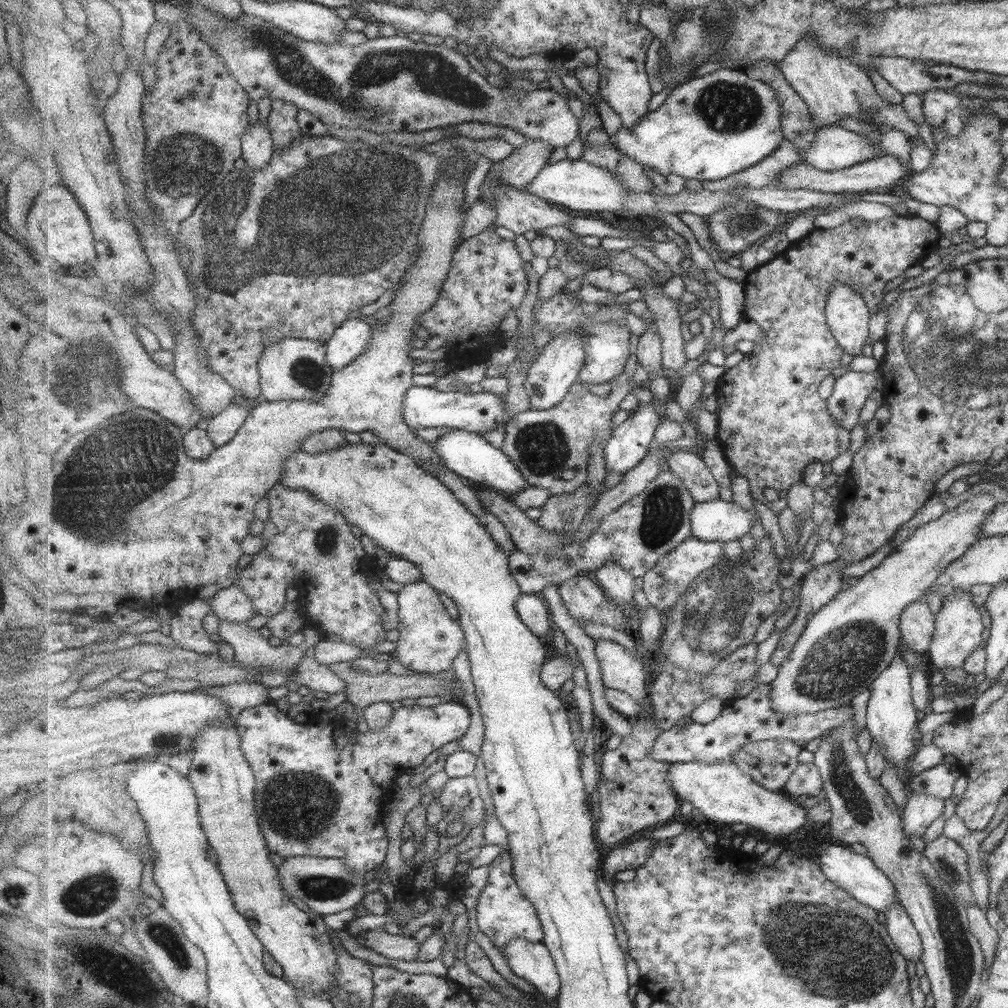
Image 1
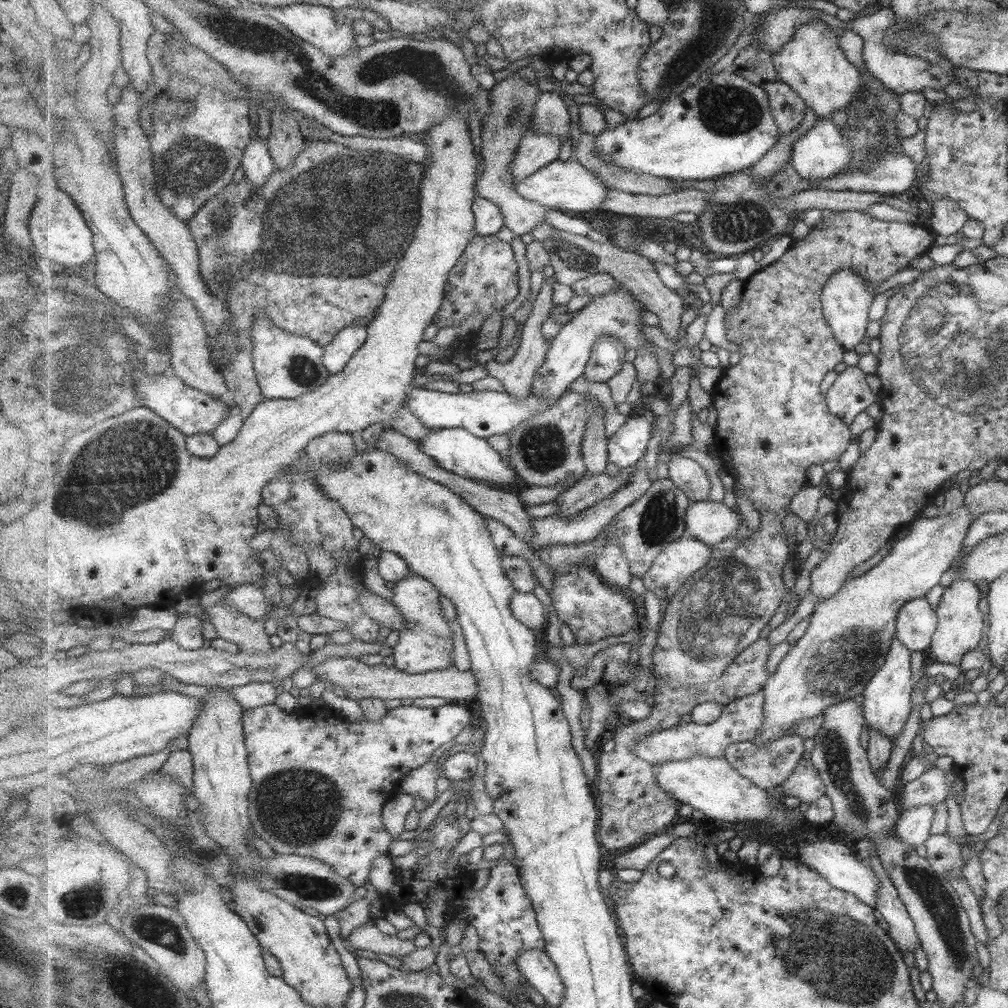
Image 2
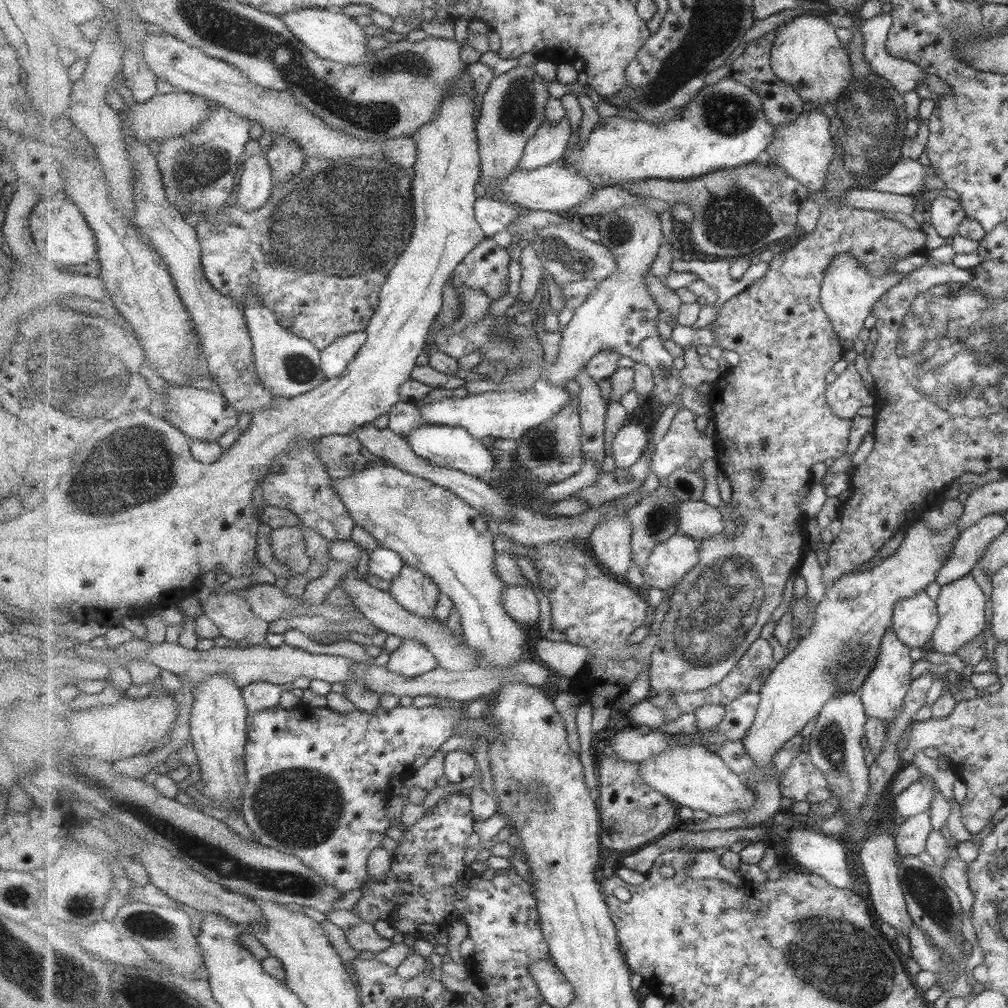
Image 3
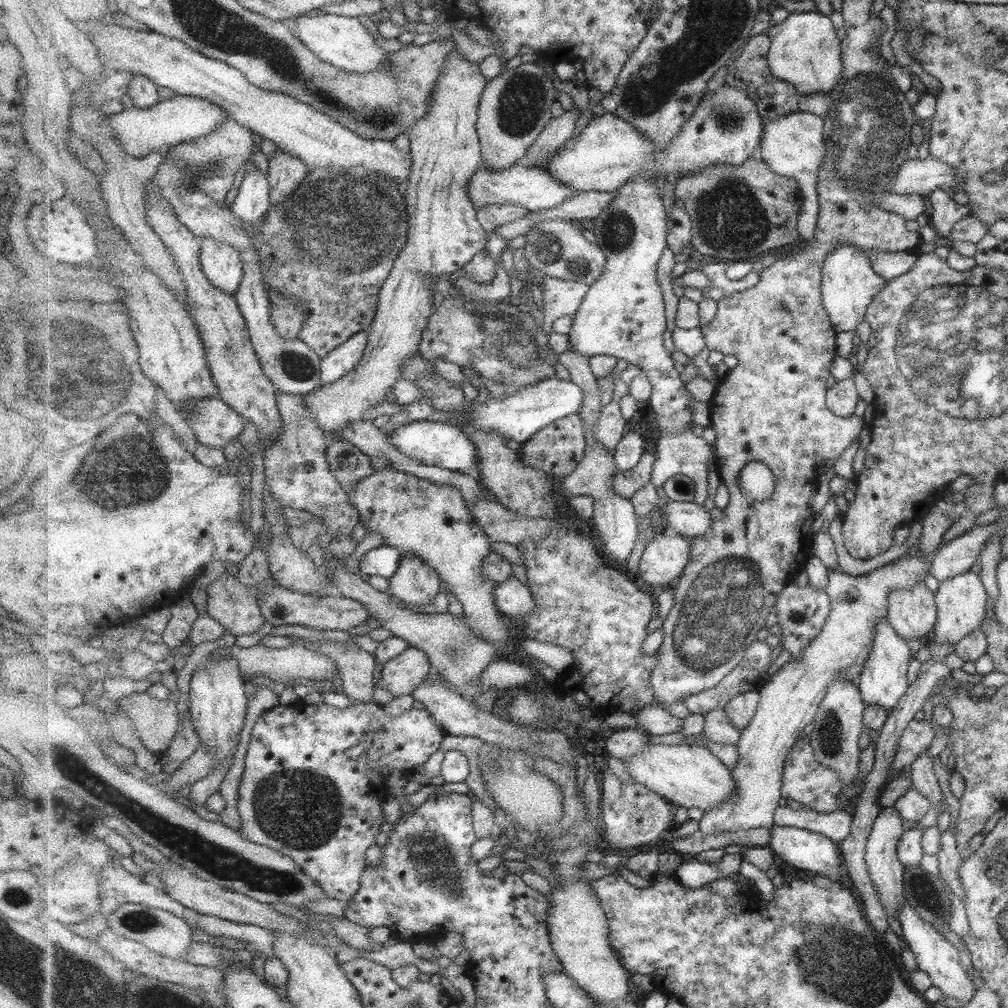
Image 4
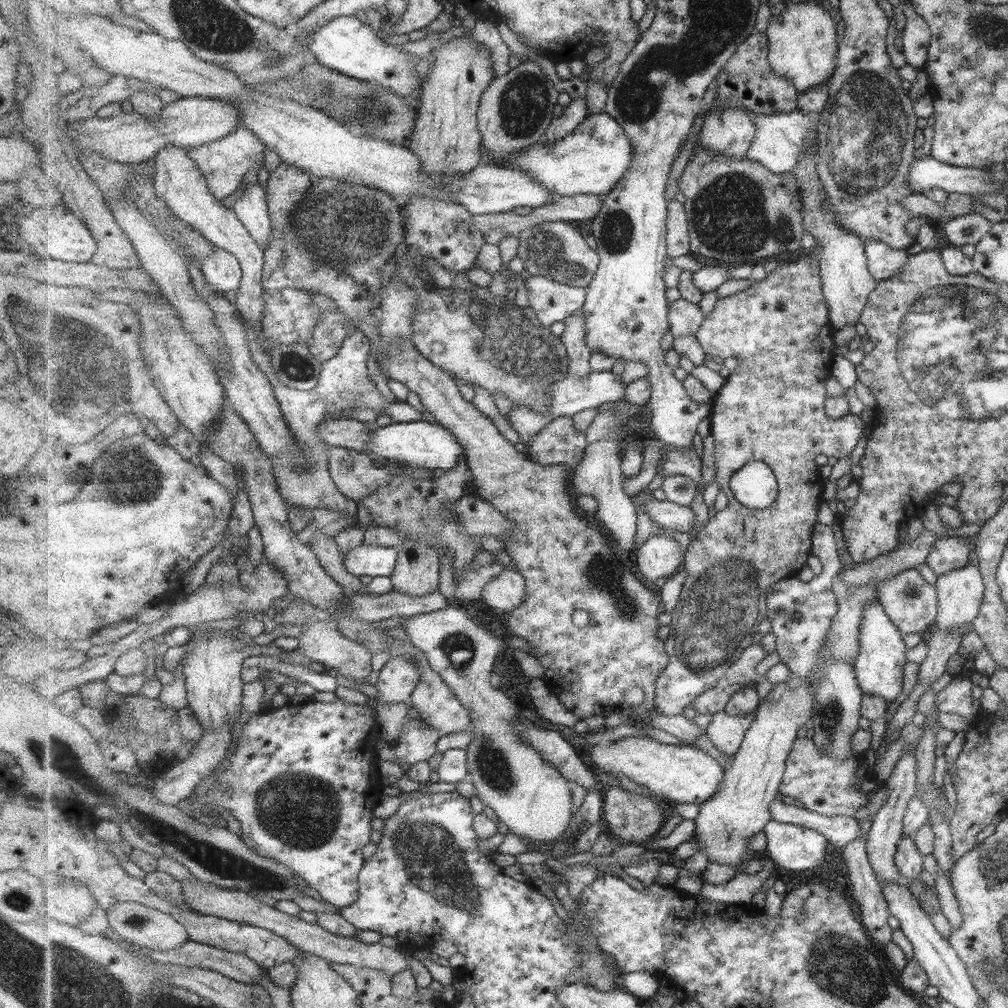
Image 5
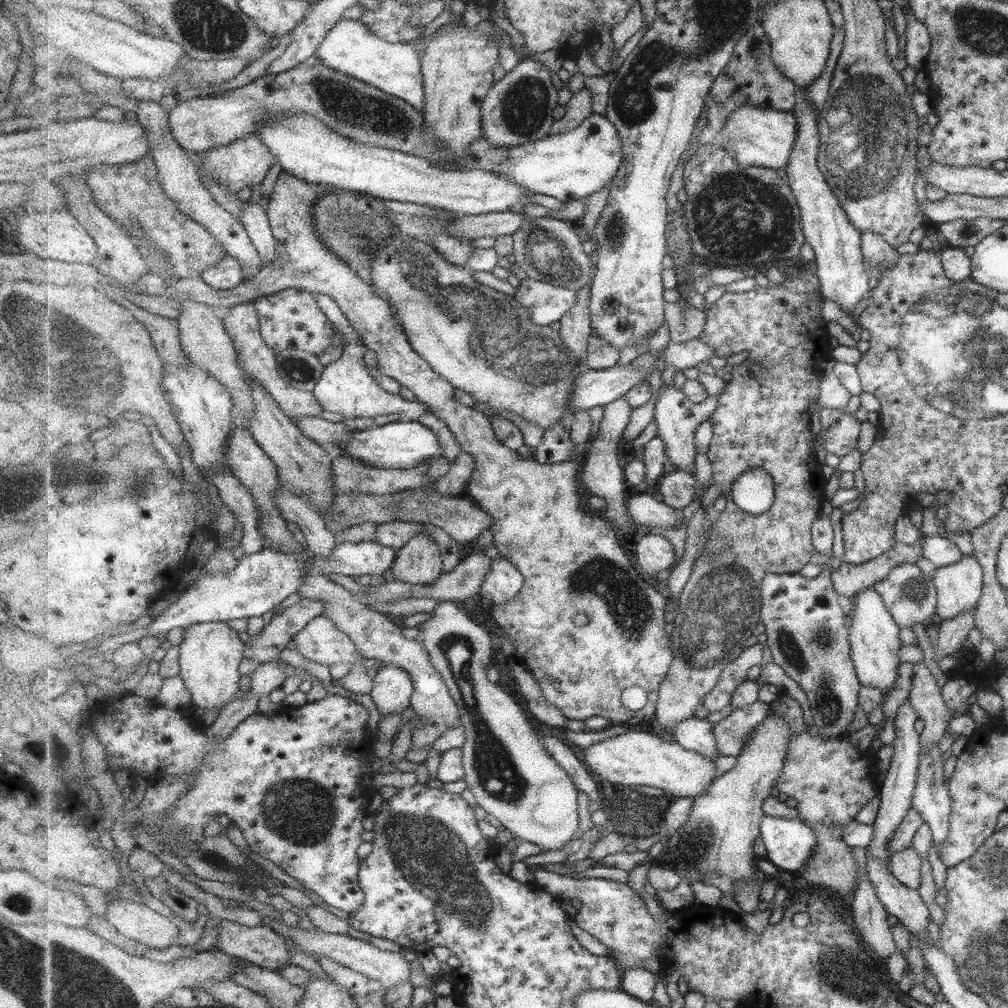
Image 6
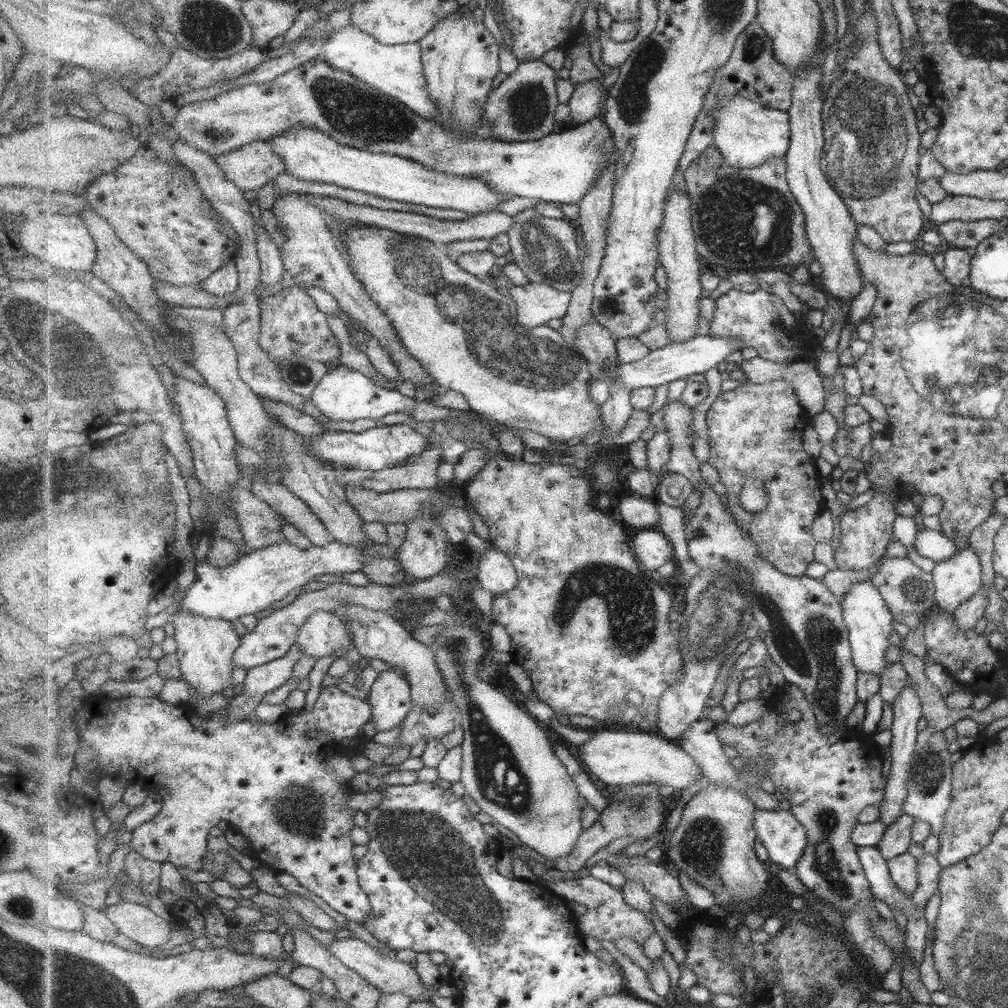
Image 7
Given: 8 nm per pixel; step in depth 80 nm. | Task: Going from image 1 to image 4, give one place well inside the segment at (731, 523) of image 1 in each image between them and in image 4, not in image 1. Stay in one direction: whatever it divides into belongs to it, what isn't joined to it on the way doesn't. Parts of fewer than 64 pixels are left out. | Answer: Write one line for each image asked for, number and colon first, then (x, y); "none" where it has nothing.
2: (710, 522)
3: (697, 519)
4: (690, 519)

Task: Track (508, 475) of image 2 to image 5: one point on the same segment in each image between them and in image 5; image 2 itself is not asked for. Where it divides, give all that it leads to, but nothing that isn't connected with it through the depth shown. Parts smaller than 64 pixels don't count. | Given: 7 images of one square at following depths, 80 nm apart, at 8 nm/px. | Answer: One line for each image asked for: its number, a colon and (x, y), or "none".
3: (453, 447)
4: (442, 444)
5: (420, 444)

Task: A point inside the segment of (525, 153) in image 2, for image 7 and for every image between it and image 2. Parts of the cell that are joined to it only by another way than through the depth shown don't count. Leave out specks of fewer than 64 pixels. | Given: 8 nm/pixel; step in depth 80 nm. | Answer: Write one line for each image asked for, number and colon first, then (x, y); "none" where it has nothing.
3: (548, 146)
4: (560, 131)
5: (576, 113)
6: (580, 107)
7: (585, 104)

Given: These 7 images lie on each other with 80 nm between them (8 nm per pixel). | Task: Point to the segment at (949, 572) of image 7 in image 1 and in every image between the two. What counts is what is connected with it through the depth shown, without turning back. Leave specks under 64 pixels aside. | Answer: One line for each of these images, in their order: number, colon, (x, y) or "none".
1: (957, 626)
2: (959, 624)
3: (960, 605)
4: (960, 601)
5: (958, 593)
6: (958, 587)

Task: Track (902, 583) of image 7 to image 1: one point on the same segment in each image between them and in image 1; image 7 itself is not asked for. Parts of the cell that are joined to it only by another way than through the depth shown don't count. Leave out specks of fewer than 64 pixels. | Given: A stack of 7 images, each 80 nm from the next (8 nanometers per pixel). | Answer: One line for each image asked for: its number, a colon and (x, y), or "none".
1: (916, 625)
2: (916, 621)
3: (914, 618)
4: (912, 613)
5: (910, 603)
6: (909, 596)

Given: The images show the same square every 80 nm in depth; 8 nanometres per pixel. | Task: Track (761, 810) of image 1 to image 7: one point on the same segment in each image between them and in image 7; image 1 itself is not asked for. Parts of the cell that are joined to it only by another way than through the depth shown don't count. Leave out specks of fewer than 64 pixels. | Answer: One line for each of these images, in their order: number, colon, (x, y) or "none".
2: (710, 784)
3: (694, 776)
4: (691, 776)
5: (683, 773)
6: (635, 758)
7: (624, 757)

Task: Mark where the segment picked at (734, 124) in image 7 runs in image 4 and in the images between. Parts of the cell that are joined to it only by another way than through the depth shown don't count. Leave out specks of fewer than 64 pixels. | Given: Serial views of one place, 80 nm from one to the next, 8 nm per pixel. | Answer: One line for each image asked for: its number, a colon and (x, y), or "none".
4: (794, 146)
5: (781, 139)
6: (764, 138)

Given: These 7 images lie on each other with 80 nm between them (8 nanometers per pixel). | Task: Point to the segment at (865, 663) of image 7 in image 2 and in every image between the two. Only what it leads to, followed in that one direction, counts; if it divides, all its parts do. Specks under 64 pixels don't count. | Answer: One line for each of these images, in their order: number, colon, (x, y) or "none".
2: (886, 704)
3: (882, 692)
4: (883, 680)
5: (878, 667)
6: (872, 635)

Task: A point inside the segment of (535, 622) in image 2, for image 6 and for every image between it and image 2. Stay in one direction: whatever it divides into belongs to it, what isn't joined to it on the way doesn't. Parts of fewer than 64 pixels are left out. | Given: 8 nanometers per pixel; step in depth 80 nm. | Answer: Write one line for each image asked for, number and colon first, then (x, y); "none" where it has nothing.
3: (521, 603)
4: (513, 598)
5: (506, 592)
6: (506, 581)

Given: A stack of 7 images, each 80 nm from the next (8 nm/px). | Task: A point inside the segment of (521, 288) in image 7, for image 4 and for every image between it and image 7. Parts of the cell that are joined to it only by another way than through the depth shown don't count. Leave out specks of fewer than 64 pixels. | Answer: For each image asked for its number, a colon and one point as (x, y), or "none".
4: (561, 298)
5: (553, 302)
6: (545, 303)

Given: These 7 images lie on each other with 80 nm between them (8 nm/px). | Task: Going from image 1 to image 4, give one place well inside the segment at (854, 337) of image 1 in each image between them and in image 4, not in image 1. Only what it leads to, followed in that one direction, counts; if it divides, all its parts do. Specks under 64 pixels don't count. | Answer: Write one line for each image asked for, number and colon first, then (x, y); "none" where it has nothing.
2: (846, 296)
3: (848, 290)
4: (849, 283)

